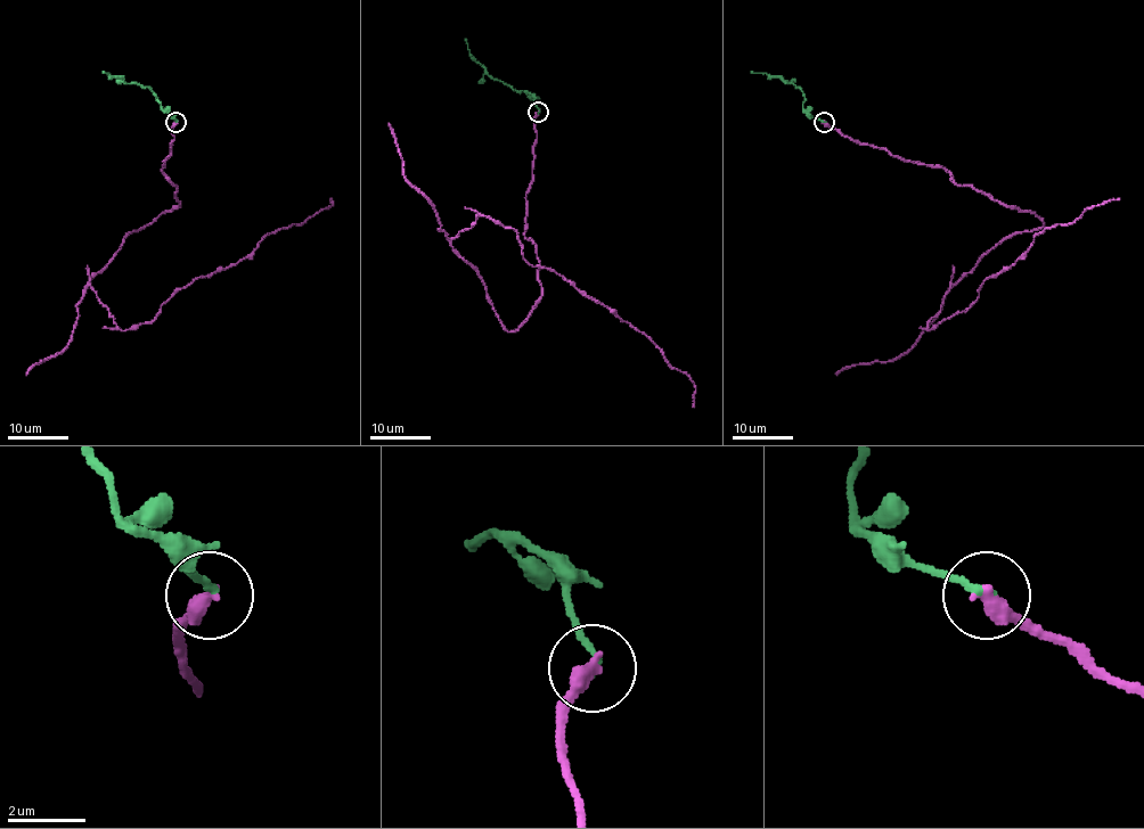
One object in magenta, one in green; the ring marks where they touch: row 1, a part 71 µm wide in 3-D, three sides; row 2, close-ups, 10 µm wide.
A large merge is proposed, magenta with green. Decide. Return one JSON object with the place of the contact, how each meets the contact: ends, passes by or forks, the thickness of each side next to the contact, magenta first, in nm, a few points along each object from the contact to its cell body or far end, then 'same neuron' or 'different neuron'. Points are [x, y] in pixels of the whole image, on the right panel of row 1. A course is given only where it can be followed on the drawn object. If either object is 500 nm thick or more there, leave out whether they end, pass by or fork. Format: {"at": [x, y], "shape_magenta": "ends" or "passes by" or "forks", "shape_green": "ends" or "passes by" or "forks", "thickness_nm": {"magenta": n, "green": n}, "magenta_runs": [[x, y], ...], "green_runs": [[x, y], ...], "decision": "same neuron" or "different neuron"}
{"at": [824, 122], "shape_magenta": "ends", "shape_green": "ends", "thickness_nm": {"magenta": 440, "green": 160}, "magenta_runs": [[824, 122], [1044, 224], [989, 249], [928, 330], [1037, 235], [1119, 198]], "green_runs": [[824, 122], [806, 113], [805, 95], [797, 87], [779, 78], [751, 71]], "decision": "different neuron"}

